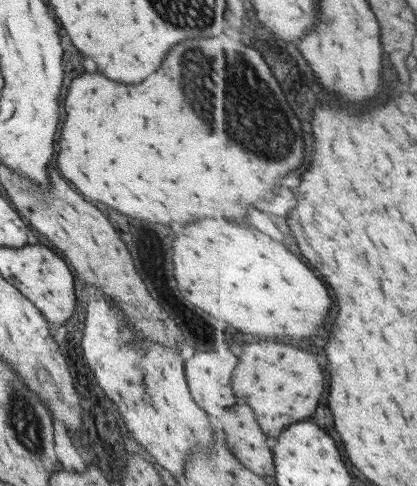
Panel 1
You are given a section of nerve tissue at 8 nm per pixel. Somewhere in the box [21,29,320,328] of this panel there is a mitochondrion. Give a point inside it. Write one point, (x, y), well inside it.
(226, 93)

